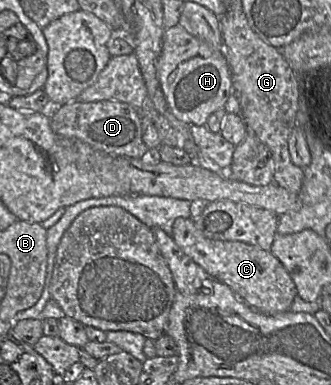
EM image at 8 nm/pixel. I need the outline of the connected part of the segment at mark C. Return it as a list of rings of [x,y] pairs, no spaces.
[[[192,218],[175,219],[171,236],[178,247],[212,279],[229,286],[254,310],[266,315],[289,312],[297,289],[283,264],[270,251],[240,241],[209,239],[197,229]]]

